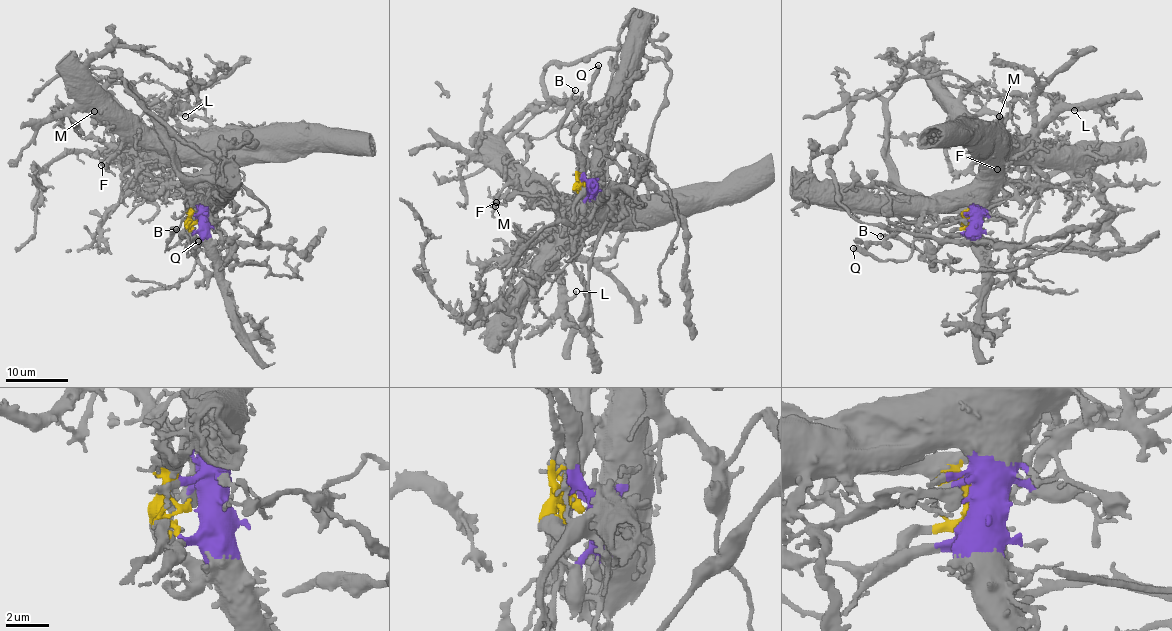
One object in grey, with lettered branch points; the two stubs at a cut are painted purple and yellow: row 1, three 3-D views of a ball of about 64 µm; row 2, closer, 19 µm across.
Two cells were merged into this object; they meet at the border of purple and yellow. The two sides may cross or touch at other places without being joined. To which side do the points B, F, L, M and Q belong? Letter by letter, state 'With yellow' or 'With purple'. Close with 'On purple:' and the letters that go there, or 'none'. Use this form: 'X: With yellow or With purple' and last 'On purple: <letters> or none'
B: With yellow
F: With purple
L: With purple
M: With purple
Q: With yellow
On purple: F, L, M

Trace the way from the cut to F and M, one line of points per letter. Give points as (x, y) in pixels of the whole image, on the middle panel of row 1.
F: (586, 186), (596, 206), (574, 207), (551, 198), (532, 197), (527, 191), (508, 184), (496, 202)
M: (586, 186), (596, 206), (574, 207), (551, 200), (532, 200), (512, 188), (491, 206), (495, 206)

